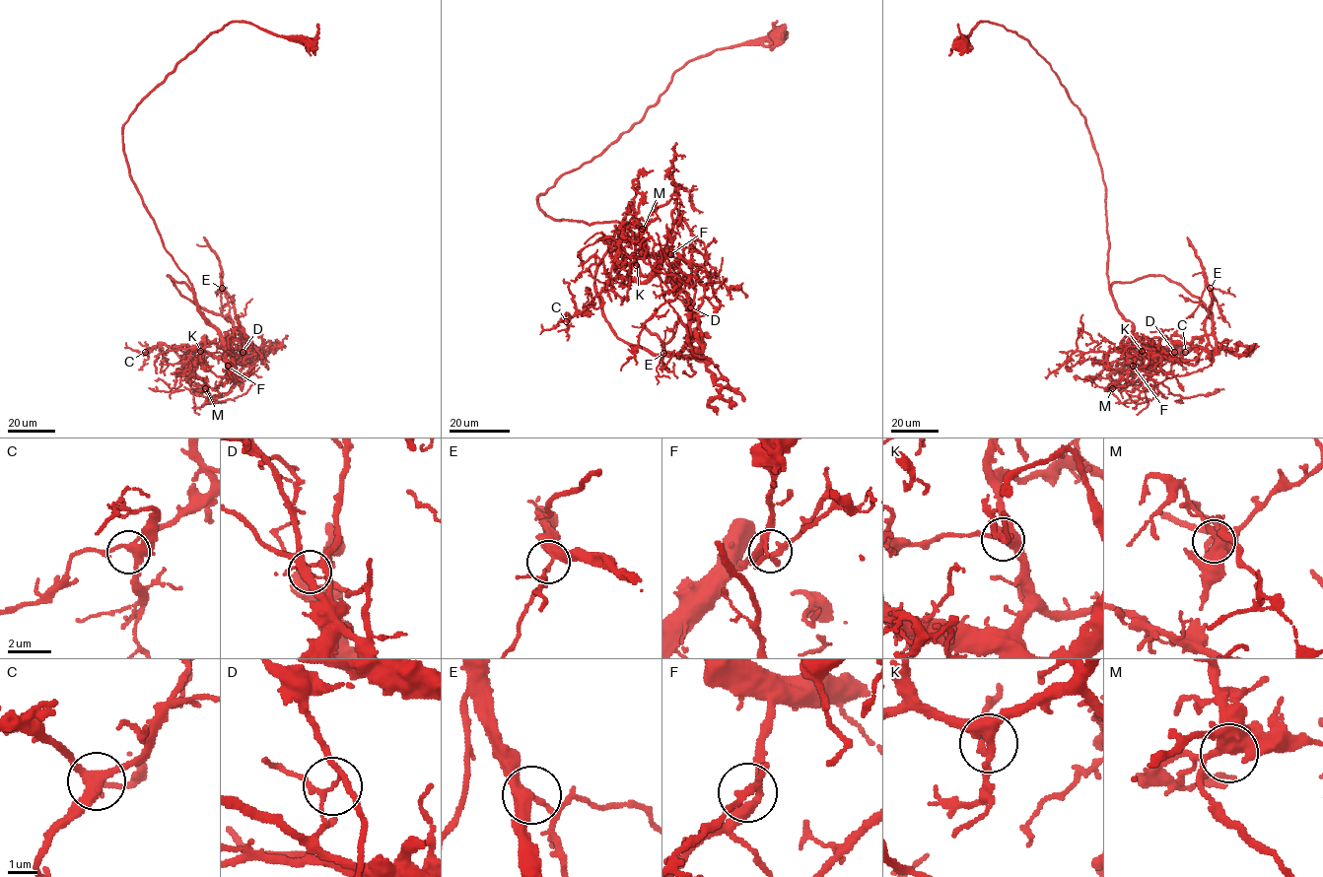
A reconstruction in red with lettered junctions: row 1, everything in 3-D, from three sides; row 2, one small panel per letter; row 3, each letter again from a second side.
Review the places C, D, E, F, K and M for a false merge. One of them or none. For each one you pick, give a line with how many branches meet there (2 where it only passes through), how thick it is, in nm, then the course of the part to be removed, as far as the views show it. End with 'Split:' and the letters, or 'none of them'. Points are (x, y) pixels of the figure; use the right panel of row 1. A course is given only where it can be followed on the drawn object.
D: Branches: 4. Thickness 110 nm. Course of the part to remove: (1174, 352), (1177, 362), (1190, 360), (1209, 344), (1214, 356), (1207, 367), (1120, 402), (1129, 406)
Split: D

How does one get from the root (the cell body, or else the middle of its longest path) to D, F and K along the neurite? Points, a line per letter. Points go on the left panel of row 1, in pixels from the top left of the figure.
D: (312, 42), (231, 22), (123, 125), (130, 178), (164, 248), (199, 312), (243, 352)
F: (312, 42), (231, 22), (187, 54), (123, 125), (131, 179), (199, 312), (217, 331), (228, 366)
K: (312, 42), (231, 22), (187, 54), (123, 125), (131, 179), (225, 355), (200, 351)

